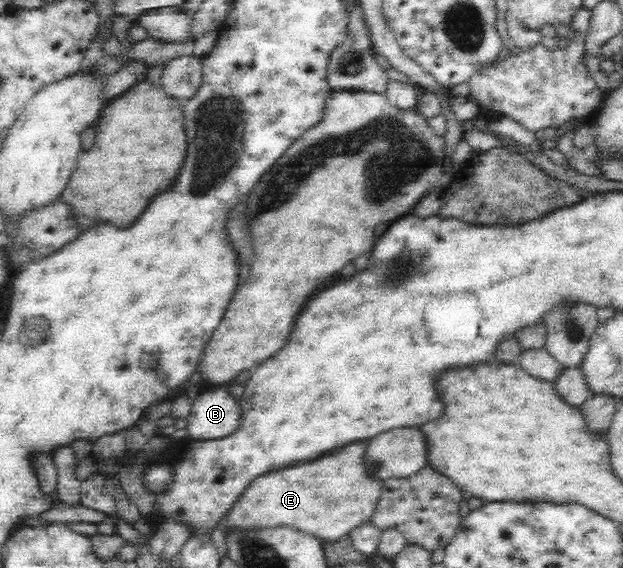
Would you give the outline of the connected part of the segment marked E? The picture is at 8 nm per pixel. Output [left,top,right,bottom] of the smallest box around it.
[223,441,381,541]

